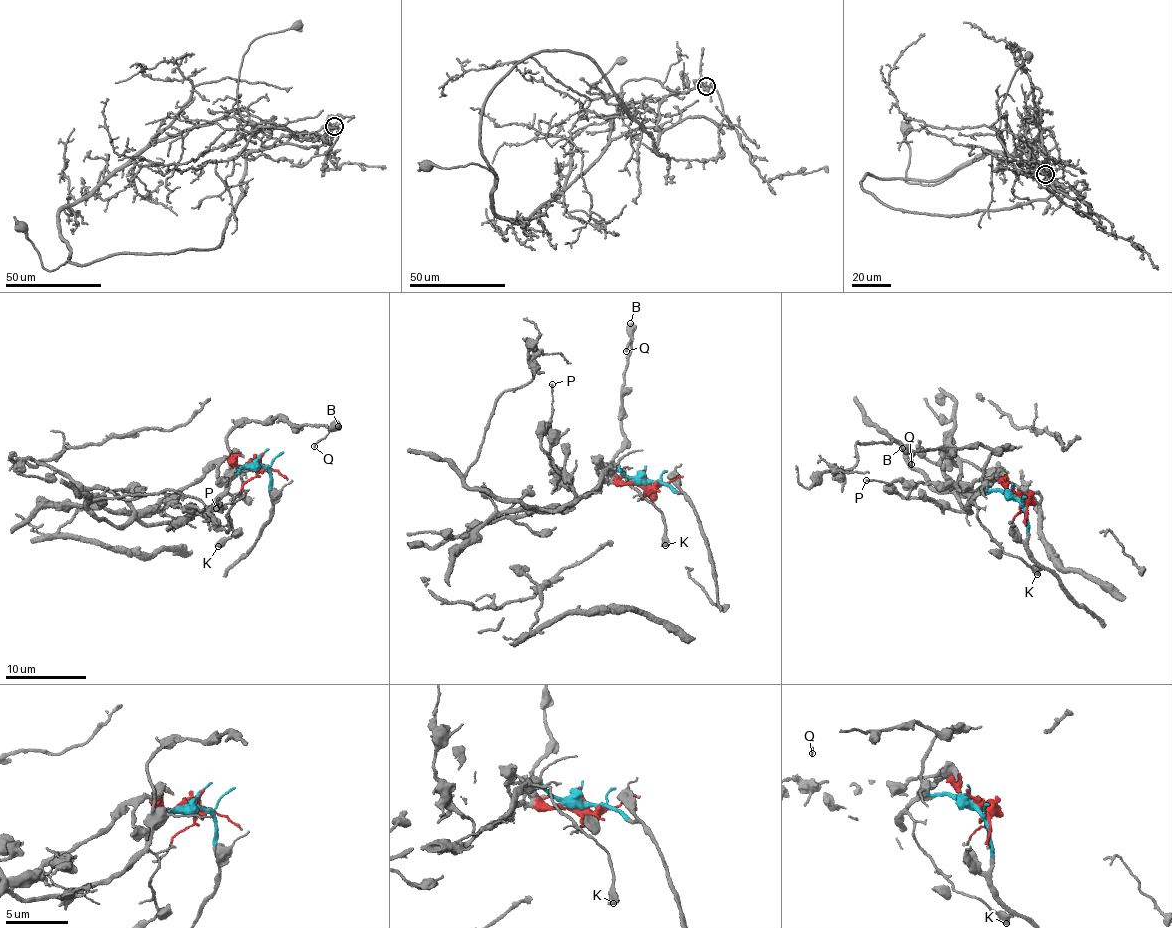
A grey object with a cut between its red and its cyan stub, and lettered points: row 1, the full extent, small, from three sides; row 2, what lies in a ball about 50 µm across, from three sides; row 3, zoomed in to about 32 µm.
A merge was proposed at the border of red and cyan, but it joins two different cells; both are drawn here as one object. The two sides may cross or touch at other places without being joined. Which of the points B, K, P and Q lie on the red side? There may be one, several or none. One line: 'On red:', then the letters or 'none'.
On red: P

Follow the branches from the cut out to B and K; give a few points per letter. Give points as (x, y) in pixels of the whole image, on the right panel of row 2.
B: (1018, 499), (994, 491), (983, 479), (983, 466), (990, 453), (1005, 449), (979, 445), (907, 453), (902, 447)
K: (1018, 499), (990, 490), (975, 497), (977, 518), (1001, 548), (1037, 574)

